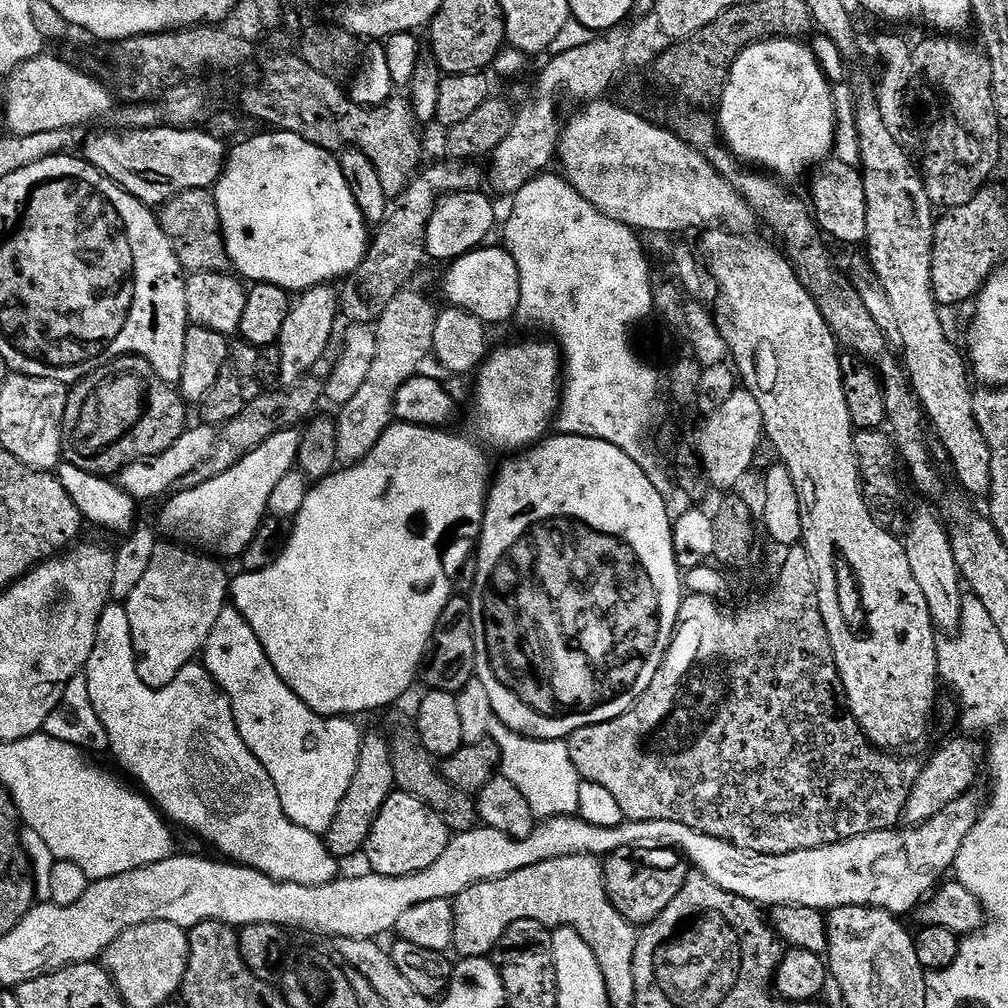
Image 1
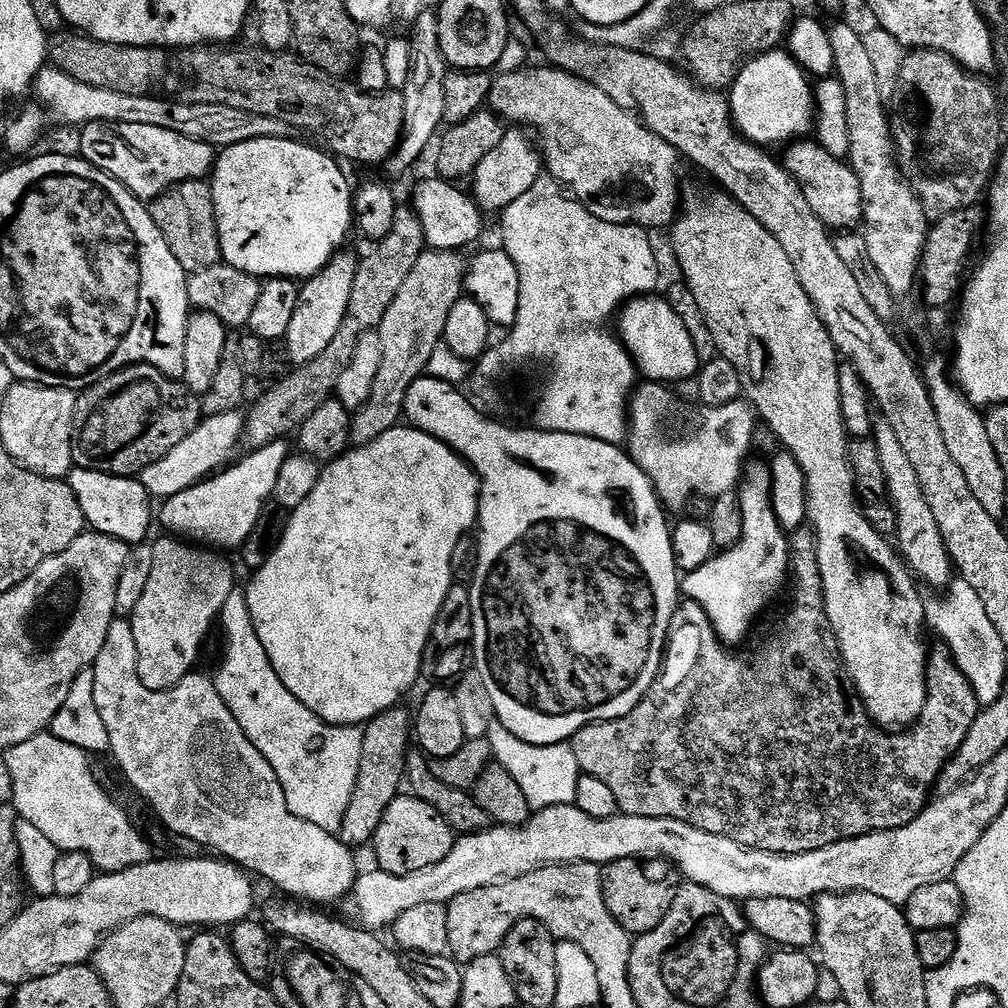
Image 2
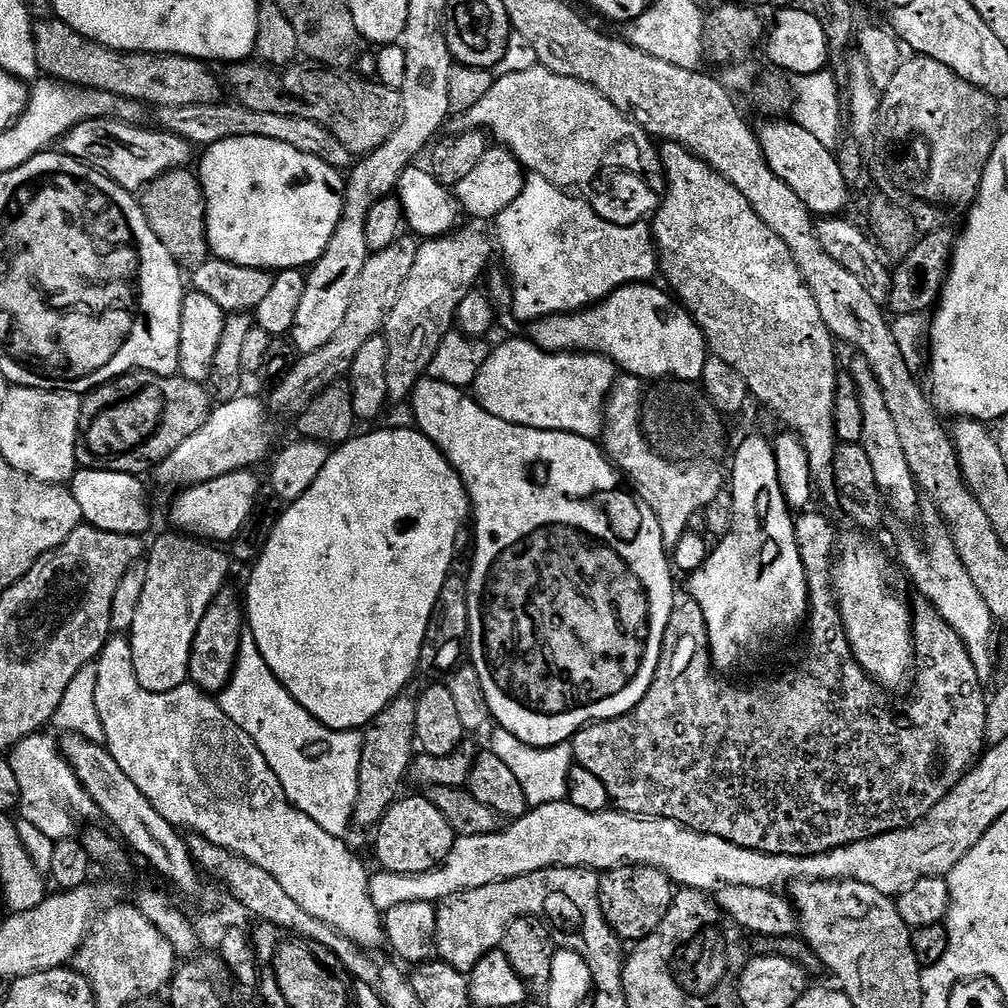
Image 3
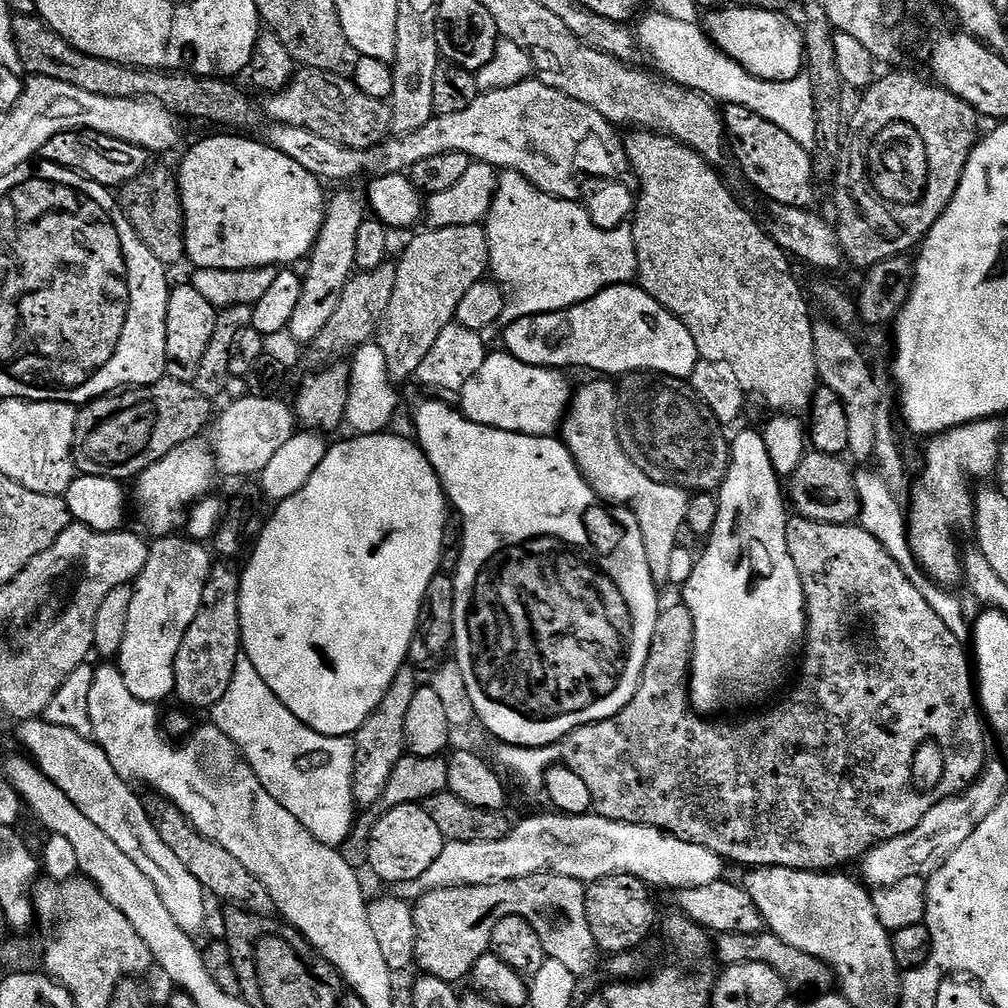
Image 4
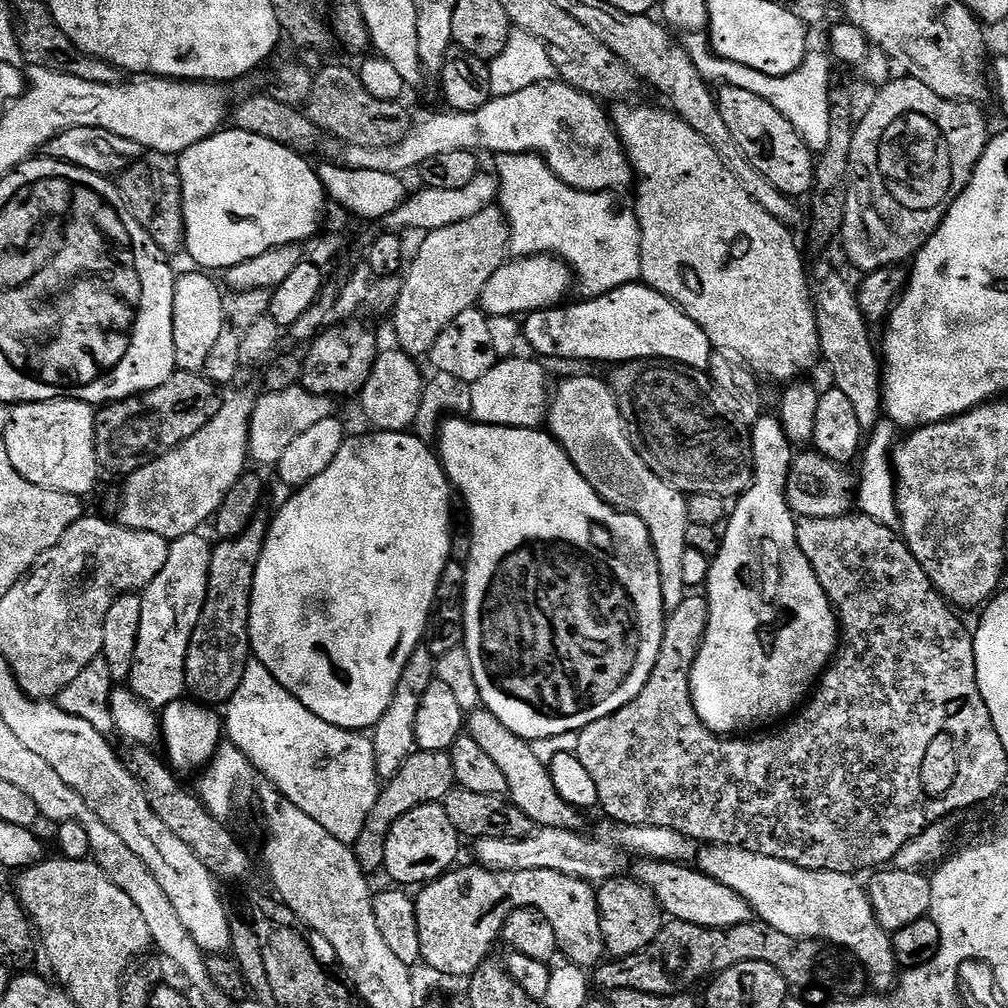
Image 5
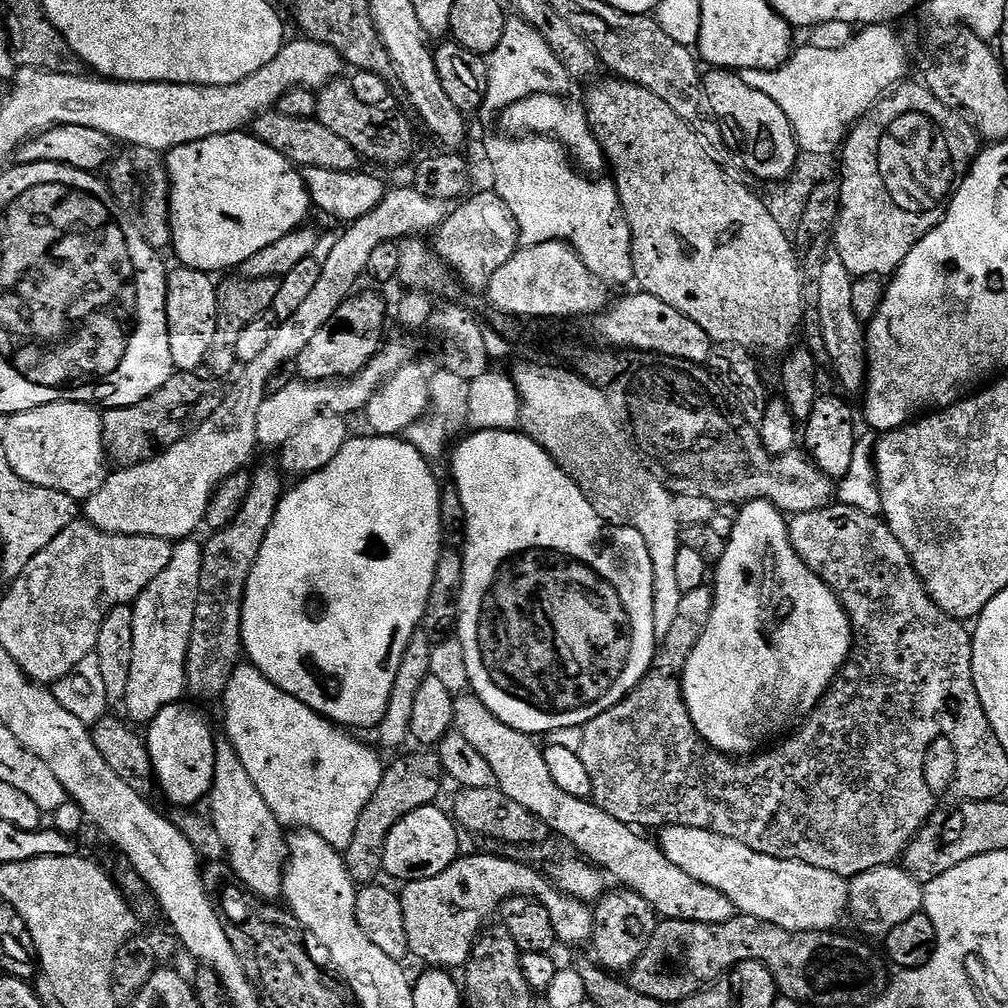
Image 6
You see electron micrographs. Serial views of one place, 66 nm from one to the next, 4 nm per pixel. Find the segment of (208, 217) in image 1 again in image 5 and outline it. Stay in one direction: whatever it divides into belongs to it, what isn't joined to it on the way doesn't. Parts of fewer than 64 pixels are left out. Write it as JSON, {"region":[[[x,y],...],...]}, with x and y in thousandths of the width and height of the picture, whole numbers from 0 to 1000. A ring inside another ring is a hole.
{"region":[[[144,150],[124,171],[119,172],[117,186],[127,211],[163,251],[172,252],[184,245],[183,198],[179,192],[179,169],[172,156]]]}

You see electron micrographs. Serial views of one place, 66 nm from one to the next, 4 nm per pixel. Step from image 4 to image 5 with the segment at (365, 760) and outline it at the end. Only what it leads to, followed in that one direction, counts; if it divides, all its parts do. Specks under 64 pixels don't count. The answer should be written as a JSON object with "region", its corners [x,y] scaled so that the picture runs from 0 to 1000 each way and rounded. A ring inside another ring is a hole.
{"region":[[[424,642],[411,644],[399,665],[399,673],[395,673],[395,681],[391,685],[391,692],[387,692],[387,700],[383,700],[383,708],[379,708],[379,712],[367,726],[373,753],[373,769],[378,775],[388,774],[391,768],[395,768],[397,759],[403,756],[403,752],[414,745],[411,712],[415,712],[415,696],[419,696],[419,688],[423,688],[432,674],[433,657],[425,648]]]}

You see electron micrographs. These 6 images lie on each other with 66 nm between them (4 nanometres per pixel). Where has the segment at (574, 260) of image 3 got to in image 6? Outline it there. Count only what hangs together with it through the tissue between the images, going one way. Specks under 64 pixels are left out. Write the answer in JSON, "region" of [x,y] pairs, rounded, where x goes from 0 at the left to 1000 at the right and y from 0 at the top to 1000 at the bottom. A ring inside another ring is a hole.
{"region":[[[503,133],[488,135],[480,143],[484,163],[488,166],[490,188],[506,204],[506,212],[514,220],[516,241],[519,245],[534,244],[538,240],[558,238],[564,242],[577,256],[580,264],[596,280],[610,284],[628,277],[627,273],[627,233],[621,212],[615,203],[613,188],[606,178],[584,177],[576,173],[565,158],[563,149],[547,135],[507,136]]]}

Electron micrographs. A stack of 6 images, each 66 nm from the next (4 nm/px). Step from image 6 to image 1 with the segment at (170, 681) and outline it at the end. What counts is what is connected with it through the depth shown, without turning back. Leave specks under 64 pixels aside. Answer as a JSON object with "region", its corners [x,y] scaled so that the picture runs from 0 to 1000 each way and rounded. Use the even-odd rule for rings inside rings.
{"region":[[[175,538],[156,539],[153,554],[149,554],[149,563],[145,569],[141,569],[141,575],[137,581],[133,581],[125,596],[137,673],[141,673],[145,681],[163,683],[177,673],[185,660],[191,658],[201,648],[208,625],[212,625],[212,617],[216,617],[216,609],[220,609],[228,595],[228,570],[217,559],[221,560],[201,547]]]}

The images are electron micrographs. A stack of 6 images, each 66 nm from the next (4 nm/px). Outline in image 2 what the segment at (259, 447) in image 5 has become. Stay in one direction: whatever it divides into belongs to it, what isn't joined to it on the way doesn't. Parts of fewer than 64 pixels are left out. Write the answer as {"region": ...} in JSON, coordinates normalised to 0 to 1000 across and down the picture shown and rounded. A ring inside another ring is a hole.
{"region":[[[237,408],[221,409],[199,416],[196,424],[184,437],[177,438],[177,442],[173,442],[169,450],[145,462],[143,467],[138,469],[137,475],[143,480],[147,491],[151,494],[166,494],[190,484],[199,476],[205,476],[207,472],[219,467],[231,455],[230,447],[233,446],[234,440],[236,444],[239,439],[242,419],[243,414]]]}

